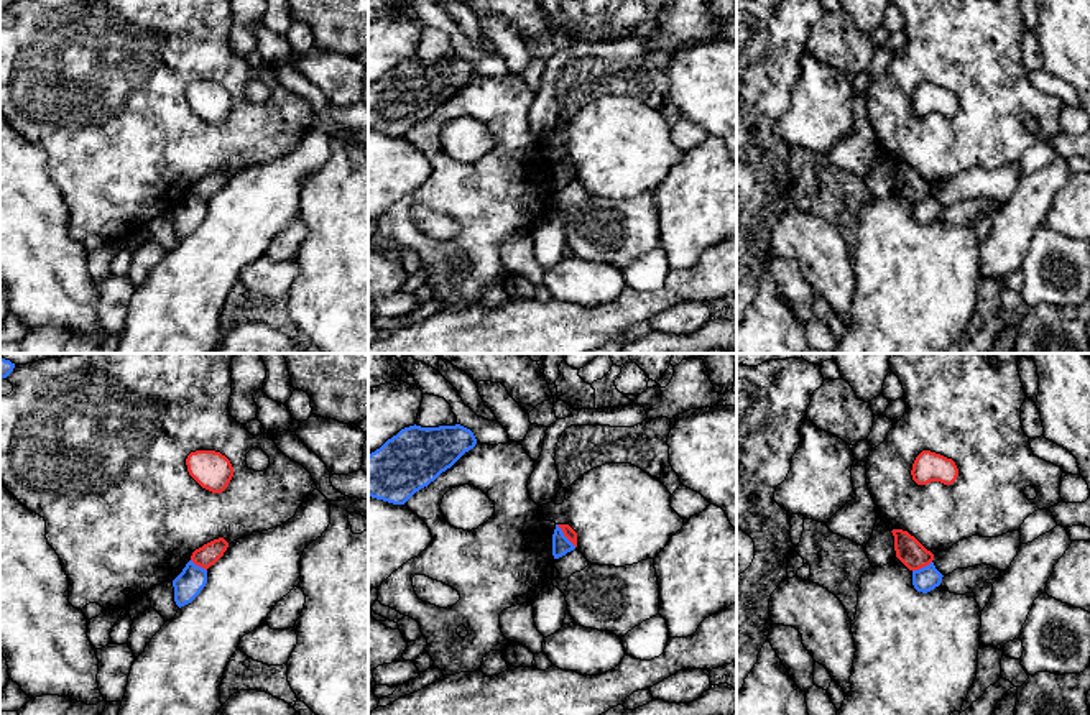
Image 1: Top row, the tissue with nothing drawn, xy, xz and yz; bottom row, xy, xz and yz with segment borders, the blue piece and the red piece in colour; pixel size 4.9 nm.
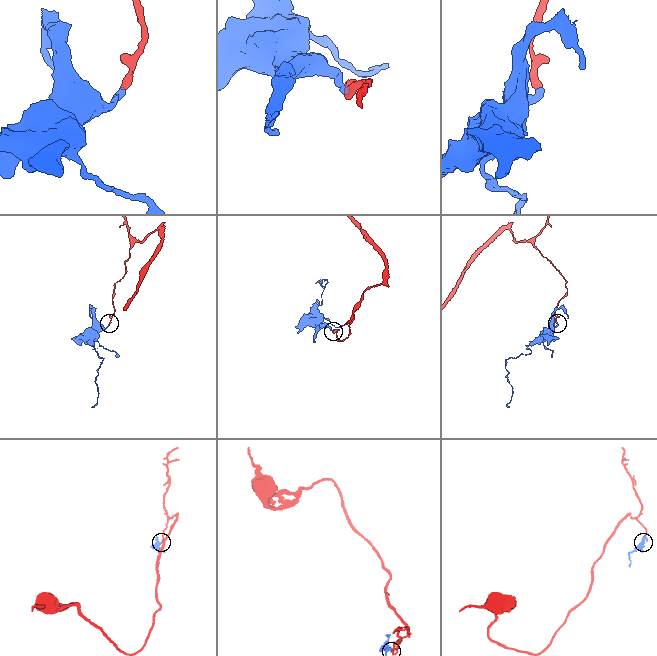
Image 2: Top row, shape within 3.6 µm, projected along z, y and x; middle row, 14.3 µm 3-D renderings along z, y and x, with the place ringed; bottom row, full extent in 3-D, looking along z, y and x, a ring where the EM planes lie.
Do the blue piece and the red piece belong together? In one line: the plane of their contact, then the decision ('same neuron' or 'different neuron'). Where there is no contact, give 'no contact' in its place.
meets blue in xz; different neuron

